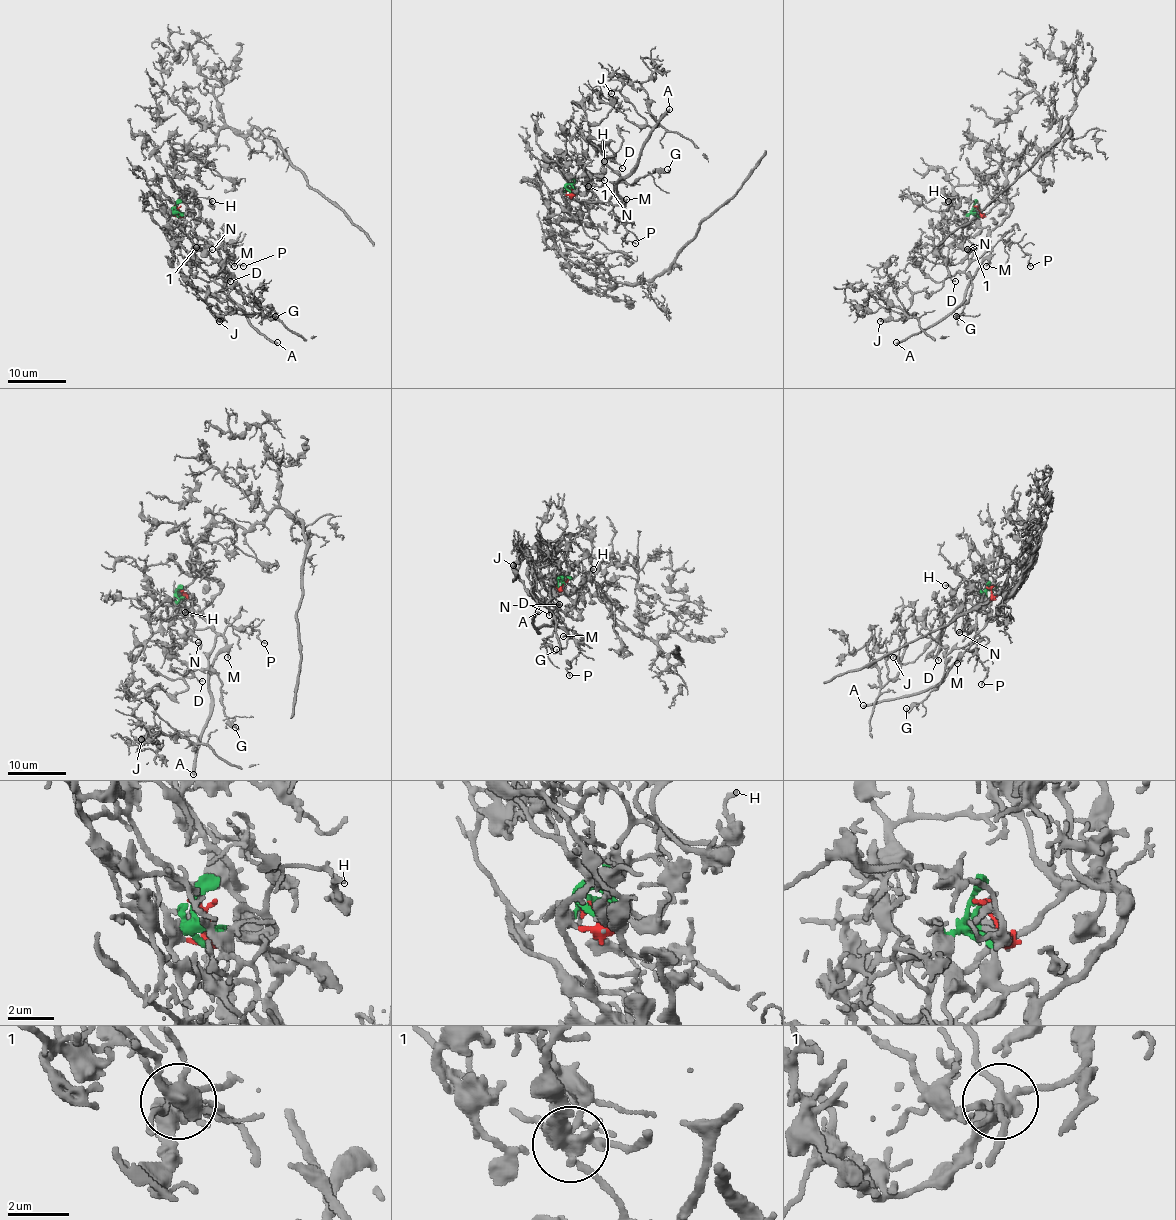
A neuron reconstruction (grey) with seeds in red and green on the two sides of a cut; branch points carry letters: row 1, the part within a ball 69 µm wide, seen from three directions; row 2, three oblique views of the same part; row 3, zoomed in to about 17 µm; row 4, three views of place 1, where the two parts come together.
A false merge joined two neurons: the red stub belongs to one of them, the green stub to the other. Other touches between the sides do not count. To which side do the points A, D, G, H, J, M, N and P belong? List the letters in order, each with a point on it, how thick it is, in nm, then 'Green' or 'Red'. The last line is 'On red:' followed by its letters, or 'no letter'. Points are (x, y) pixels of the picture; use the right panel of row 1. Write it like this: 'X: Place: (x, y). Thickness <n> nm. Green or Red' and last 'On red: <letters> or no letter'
A: Place: (896, 342). Thickness 320 nm. Green
D: Place: (955, 281). Thickness 110 nm. Green
G: Place: (956, 316). Thickness 160 nm. Green
H: Place: (948, 201). Thickness 180 nm. Green
J: Place: (880, 321). Thickness 240 nm. Green
M: Place: (986, 266). Thickness 180 nm. Green
N: Place: (967, 249). Thickness 110 nm. Green
P: Place: (1030, 266). Thickness 150 nm. Green
On red: no letter

